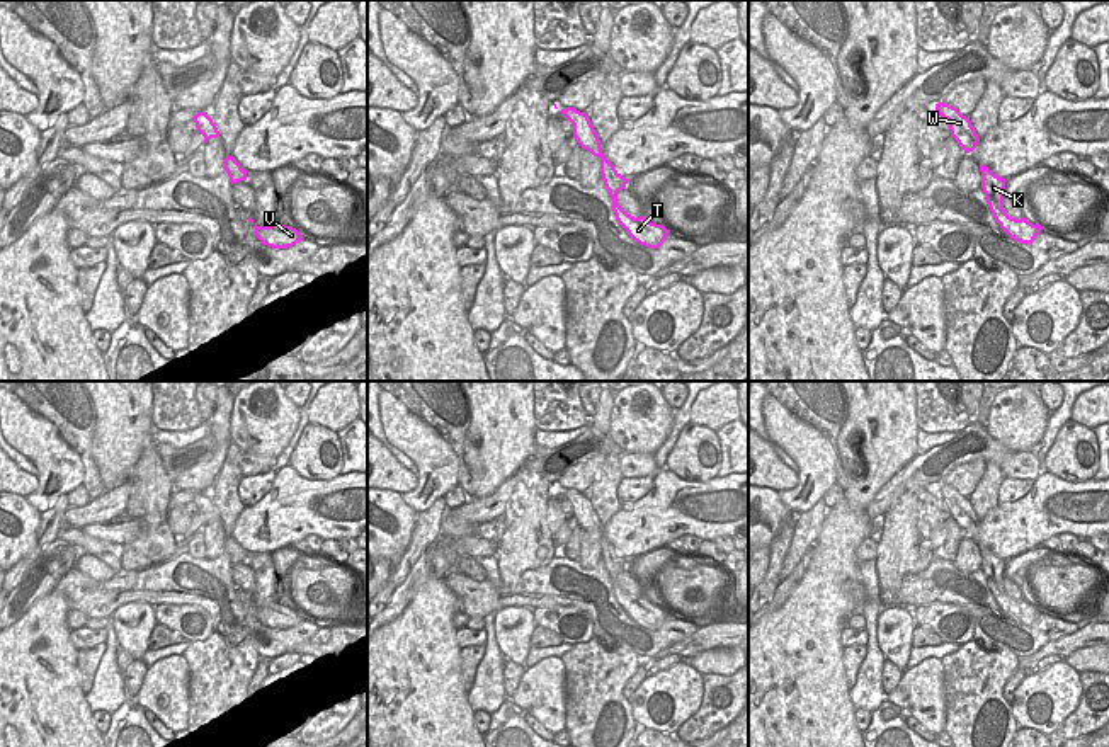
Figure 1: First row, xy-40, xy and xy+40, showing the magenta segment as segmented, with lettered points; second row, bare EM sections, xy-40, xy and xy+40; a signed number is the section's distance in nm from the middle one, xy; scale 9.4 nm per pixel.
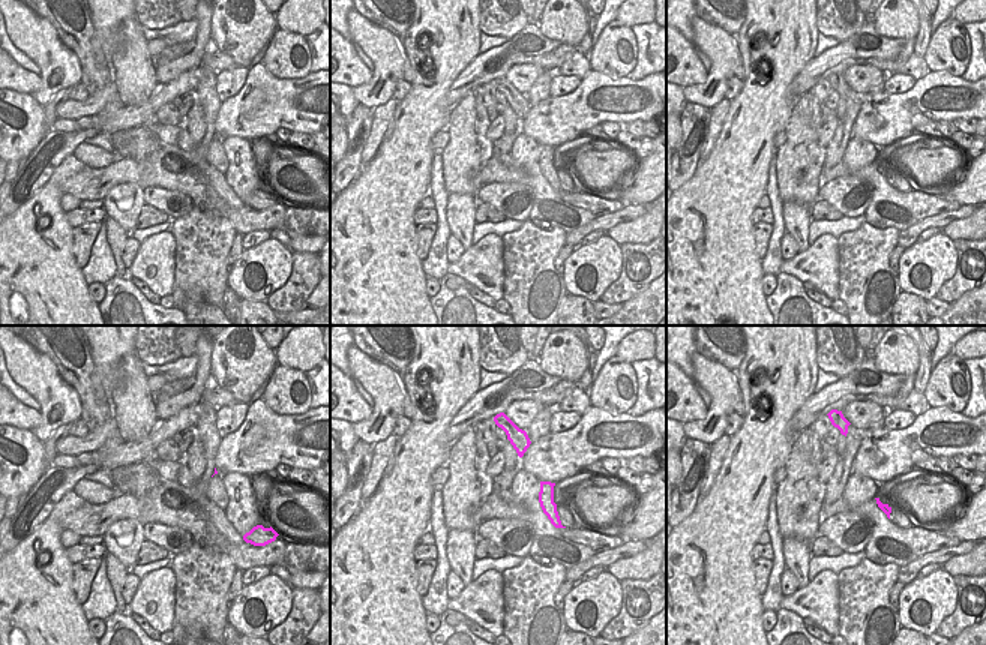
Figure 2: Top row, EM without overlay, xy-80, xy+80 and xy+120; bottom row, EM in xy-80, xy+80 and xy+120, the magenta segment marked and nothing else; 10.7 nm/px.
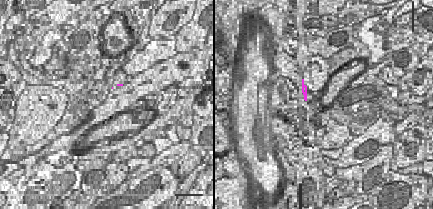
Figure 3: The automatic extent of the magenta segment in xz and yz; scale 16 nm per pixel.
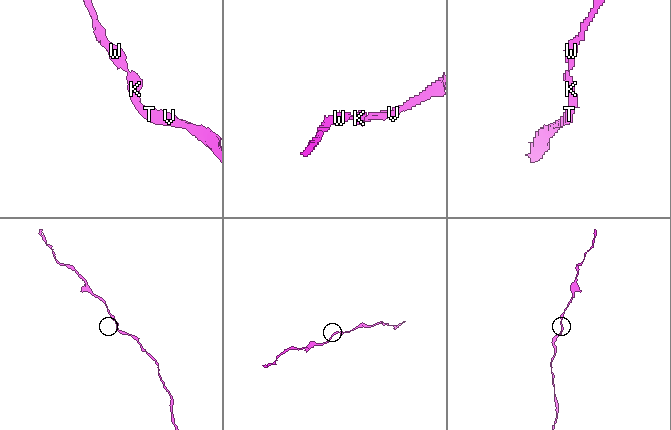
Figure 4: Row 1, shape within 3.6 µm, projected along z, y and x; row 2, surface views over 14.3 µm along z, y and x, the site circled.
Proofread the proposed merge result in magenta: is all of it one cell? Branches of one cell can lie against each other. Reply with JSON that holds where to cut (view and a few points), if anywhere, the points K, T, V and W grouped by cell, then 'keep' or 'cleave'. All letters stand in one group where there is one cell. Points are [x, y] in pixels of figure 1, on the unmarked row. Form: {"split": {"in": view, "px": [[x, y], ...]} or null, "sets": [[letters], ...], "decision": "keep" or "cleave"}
{"split": null, "sets": [["K", "T", "V", "W"]], "decision": "keep"}

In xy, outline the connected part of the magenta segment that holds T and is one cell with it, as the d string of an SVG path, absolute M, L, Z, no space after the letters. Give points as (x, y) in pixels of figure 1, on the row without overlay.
M573 488L561 490L561 495L573 505L573 519L577 521L577 524L600 541L600 556L612 580L612 592L617 604L640 626L658 630L665 623L670 611L667 611L663 606L651 604L645 597L634 599L617 585L617 573L626 568L628 560L623 558L604 538L602 524L589 497Z

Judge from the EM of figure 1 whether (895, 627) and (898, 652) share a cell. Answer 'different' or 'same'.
same

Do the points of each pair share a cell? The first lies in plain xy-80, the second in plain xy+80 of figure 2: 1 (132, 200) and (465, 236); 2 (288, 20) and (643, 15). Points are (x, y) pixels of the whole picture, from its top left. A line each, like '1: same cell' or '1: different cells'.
1: same cell
2: same cell

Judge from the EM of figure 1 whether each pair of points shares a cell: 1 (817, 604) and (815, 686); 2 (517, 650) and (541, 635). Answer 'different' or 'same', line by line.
1: same
2: different

